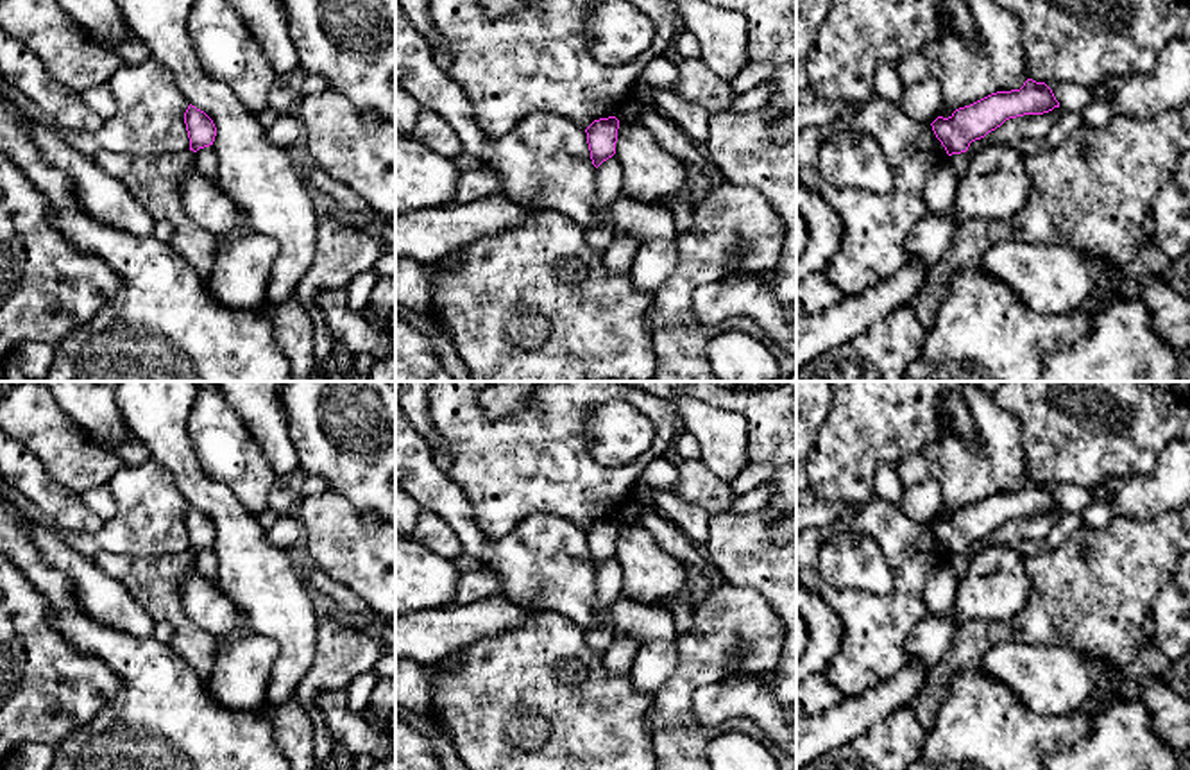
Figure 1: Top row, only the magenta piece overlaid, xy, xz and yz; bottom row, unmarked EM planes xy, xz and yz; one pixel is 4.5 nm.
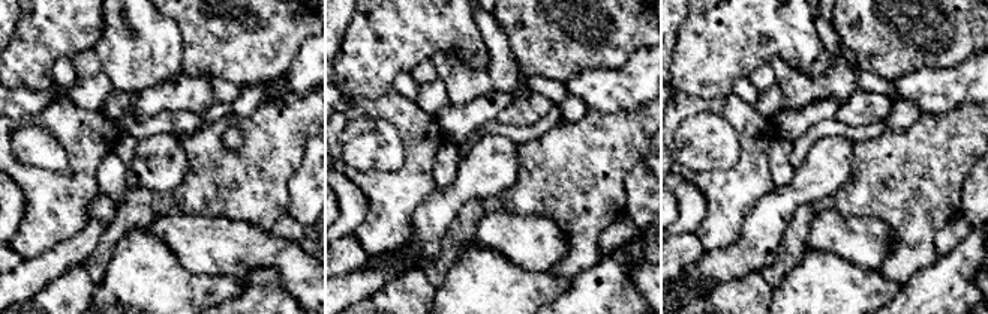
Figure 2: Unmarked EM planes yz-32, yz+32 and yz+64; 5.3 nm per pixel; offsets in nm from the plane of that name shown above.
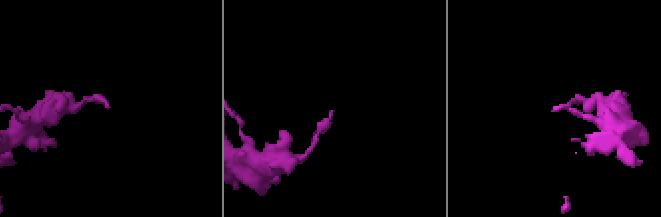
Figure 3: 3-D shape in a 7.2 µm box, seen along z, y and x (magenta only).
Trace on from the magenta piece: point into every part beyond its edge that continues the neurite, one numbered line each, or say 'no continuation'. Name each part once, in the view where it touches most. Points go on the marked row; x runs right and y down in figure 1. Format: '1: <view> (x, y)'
no continuation

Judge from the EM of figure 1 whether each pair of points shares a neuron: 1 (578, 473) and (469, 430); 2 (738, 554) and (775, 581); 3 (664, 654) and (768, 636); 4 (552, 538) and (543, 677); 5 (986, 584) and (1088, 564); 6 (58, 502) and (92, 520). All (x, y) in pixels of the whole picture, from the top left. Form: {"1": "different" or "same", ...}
{"1": "same", "2": "same", "3": "different", "4": "different", "5": "different", "6": "same"}

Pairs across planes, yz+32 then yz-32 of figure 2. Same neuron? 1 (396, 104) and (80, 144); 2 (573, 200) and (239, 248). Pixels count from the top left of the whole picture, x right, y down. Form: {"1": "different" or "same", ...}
{"1": "same", "2": "different"}

